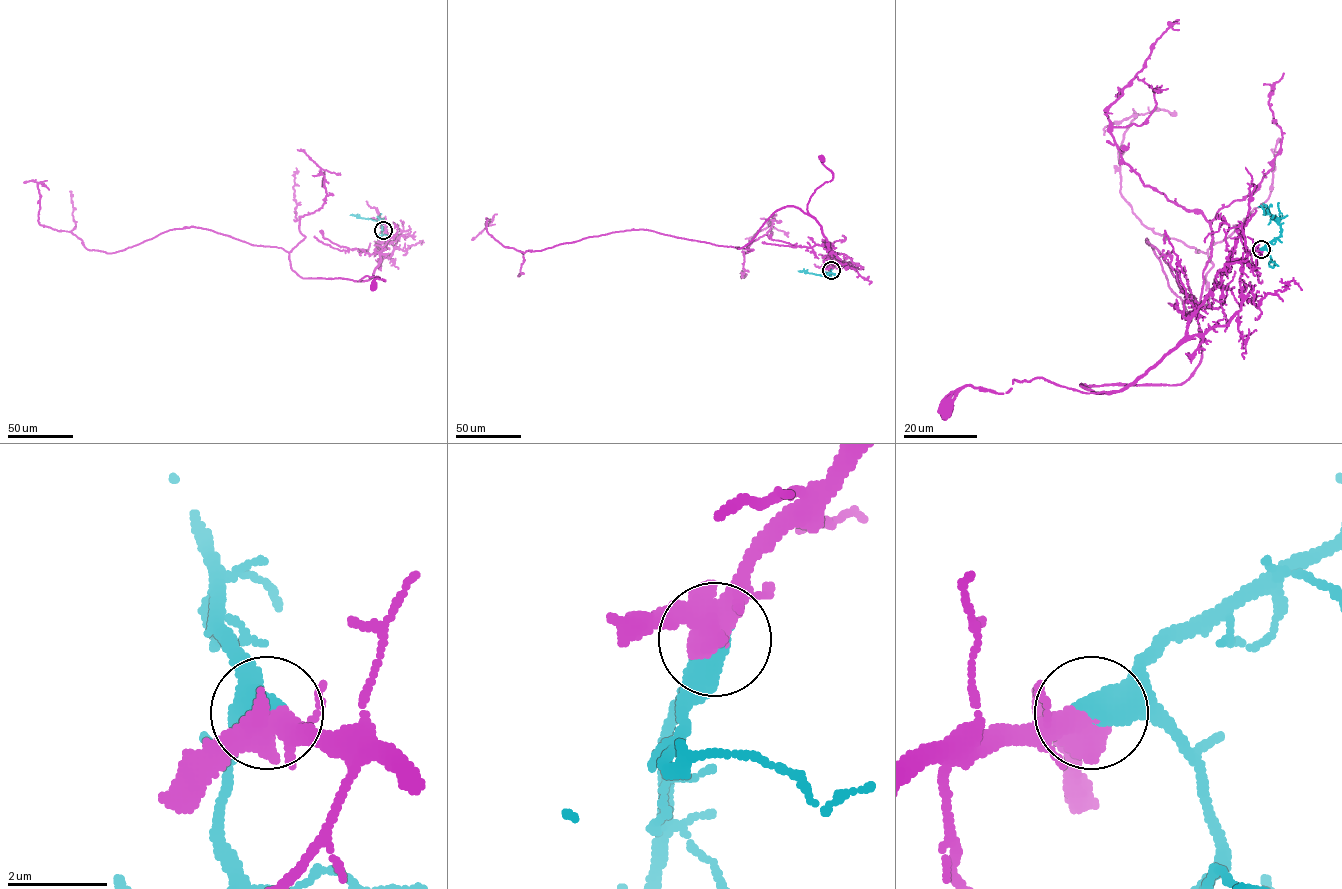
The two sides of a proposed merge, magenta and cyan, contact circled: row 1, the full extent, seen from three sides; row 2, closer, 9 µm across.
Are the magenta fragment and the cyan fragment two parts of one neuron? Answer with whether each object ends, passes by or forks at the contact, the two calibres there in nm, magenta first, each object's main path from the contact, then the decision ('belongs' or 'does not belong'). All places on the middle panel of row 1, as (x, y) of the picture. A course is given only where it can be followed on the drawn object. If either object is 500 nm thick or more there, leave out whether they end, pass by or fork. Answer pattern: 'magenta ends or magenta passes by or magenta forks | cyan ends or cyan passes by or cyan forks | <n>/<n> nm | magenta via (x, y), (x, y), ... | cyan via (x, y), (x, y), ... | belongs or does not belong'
420/600 nm | magenta via (831, 269), (837, 259), (828, 247), (821, 226), (807, 210), (814, 191), (833, 177), (821, 158) | cyan via (831, 270), (827, 276), (798, 271) | belongs

